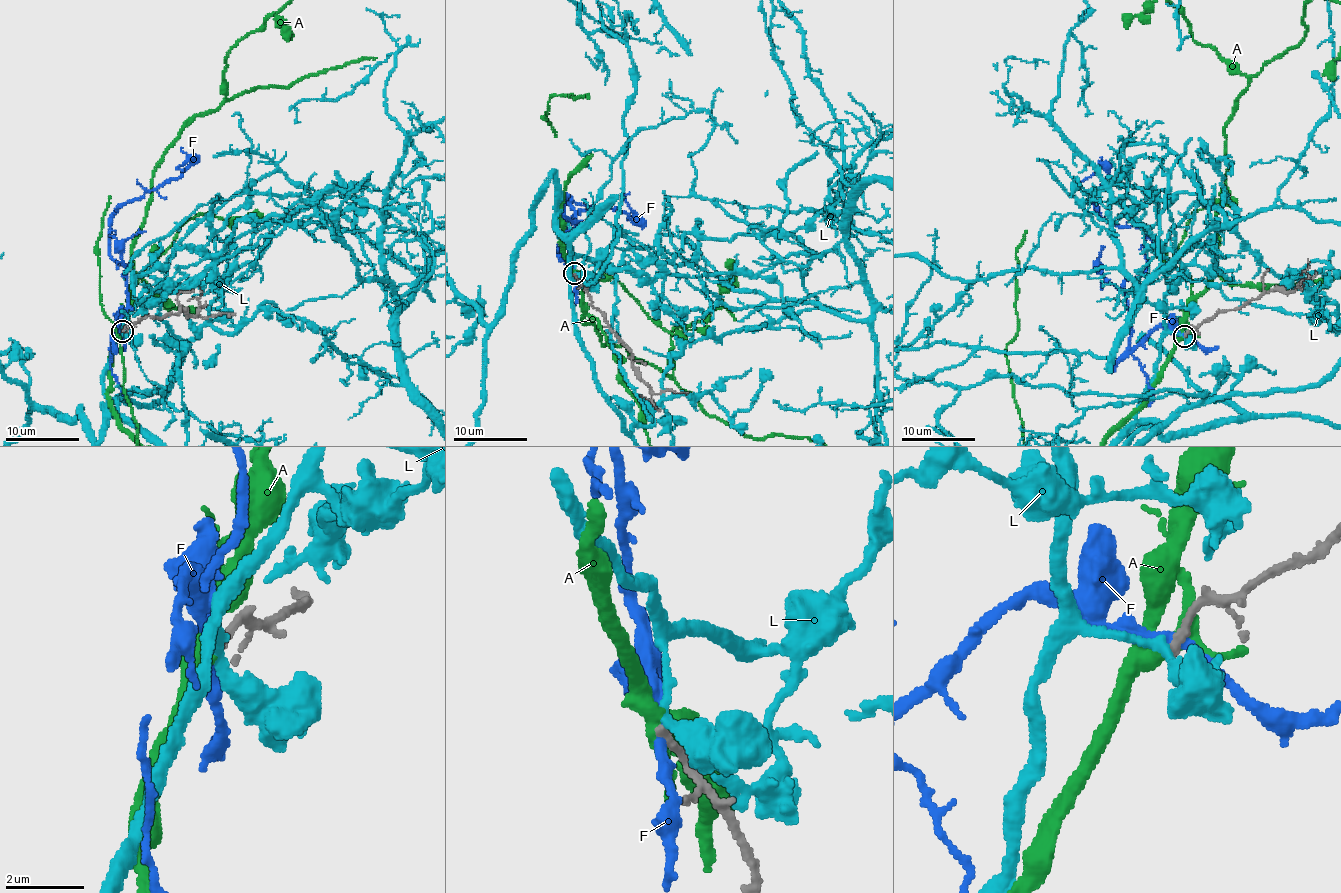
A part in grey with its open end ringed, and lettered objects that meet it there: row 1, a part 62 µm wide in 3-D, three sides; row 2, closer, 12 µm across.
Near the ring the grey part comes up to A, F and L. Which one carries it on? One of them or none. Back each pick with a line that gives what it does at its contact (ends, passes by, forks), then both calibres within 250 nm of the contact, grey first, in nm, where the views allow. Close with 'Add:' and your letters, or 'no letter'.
Add: no letter

